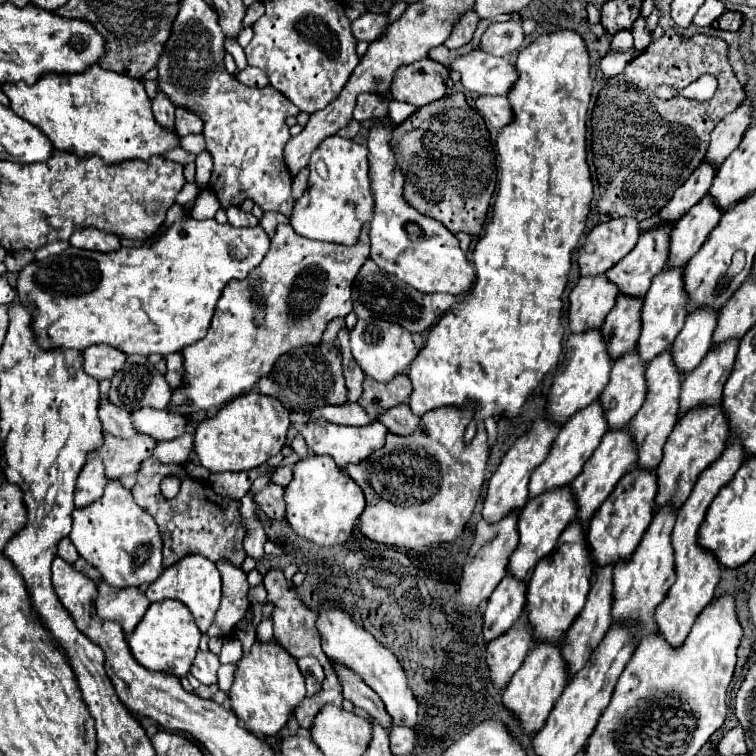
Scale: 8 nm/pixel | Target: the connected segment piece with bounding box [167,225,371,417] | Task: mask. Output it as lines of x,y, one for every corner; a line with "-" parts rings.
279,225
263,263
251,271
249,279
231,281
223,289
207,335
199,343
193,343
181,351
185,359
183,385
173,389
173,397
167,409
185,417
219,409
227,401
251,391
259,379
271,373
275,361
281,355
303,345
317,345
327,323
335,317
345,317
351,311
351,283
361,265
367,261
369,249
369,225
361,229
357,243
351,247
307,239
297,235
293,227

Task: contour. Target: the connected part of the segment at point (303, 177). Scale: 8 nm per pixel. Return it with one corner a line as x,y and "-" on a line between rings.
305,167
295,175
295,199
299,199
307,191
307,183
309,183
309,169

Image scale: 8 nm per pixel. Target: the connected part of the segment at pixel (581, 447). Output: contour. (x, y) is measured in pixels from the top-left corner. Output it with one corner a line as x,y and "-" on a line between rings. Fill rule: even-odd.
593,401
591,405
579,409
575,415
571,415
571,419
567,419
567,423
561,427
561,433
557,435
557,439
547,455
547,461
533,471
531,483
529,483
529,497
541,495
543,491
571,483
581,473
585,461
599,447
599,443
607,431
609,431
609,425
607,425
607,417
605,417
605,409
603,409
601,401

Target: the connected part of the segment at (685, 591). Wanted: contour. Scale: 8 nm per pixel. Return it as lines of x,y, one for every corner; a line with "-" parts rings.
735,437
735,441
729,441
721,453
721,457
717,461
713,461
697,479
691,495
687,497
687,501
681,505
679,509
679,519
675,523
675,531
671,535
673,543
675,543
675,571
677,571
677,579
671,585
667,597
659,603
657,611
655,611
655,621
659,631
665,635
665,639
669,639
671,645
681,645
683,639
689,635
697,615
705,609
705,605
711,603
711,599
715,597
715,587
721,579
721,565
715,559
715,555
707,549
703,549
699,545
699,527
705,519
705,513
711,505
711,501
715,499
715,495
719,493
719,489
723,485
727,485
733,475
737,473
737,469
743,463
743,443
739,443
739,439

